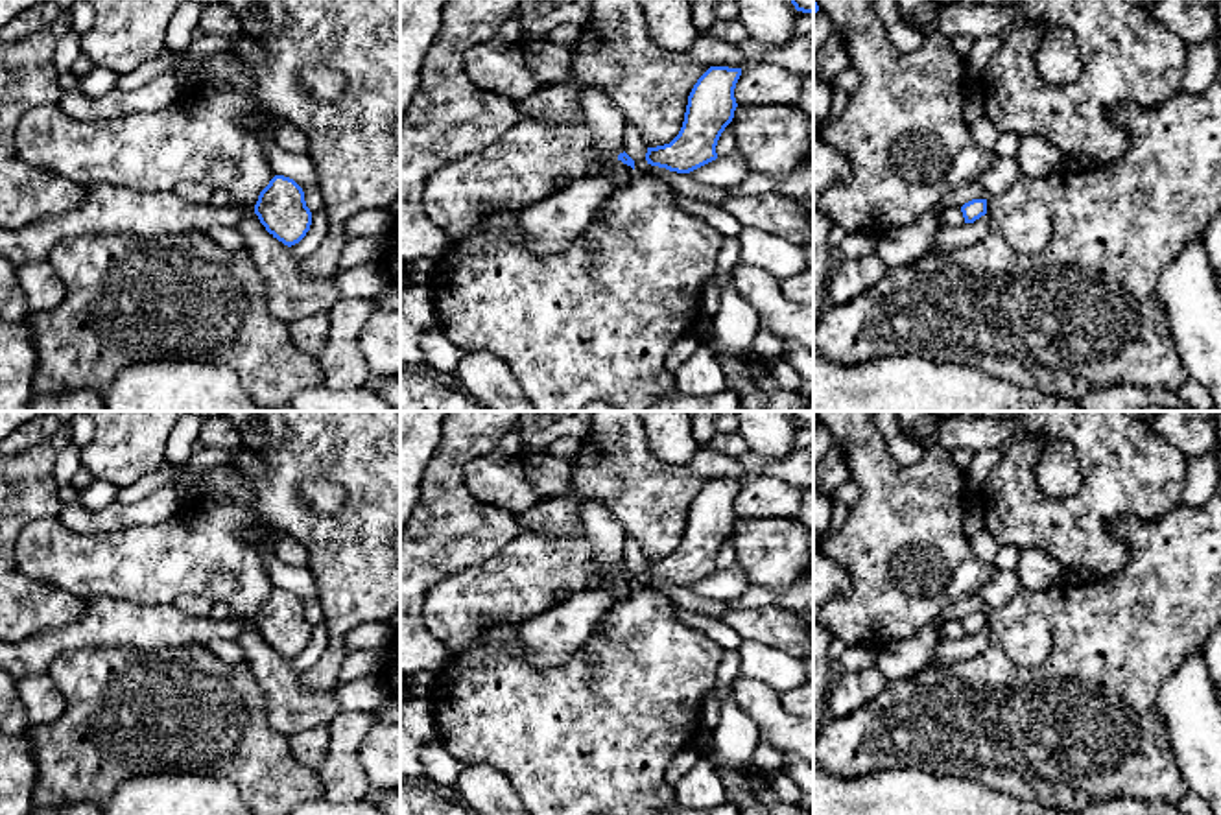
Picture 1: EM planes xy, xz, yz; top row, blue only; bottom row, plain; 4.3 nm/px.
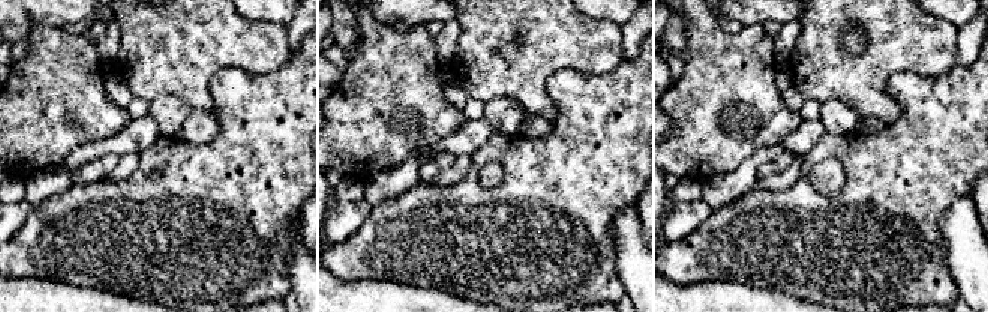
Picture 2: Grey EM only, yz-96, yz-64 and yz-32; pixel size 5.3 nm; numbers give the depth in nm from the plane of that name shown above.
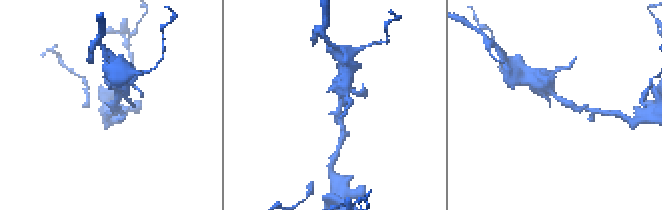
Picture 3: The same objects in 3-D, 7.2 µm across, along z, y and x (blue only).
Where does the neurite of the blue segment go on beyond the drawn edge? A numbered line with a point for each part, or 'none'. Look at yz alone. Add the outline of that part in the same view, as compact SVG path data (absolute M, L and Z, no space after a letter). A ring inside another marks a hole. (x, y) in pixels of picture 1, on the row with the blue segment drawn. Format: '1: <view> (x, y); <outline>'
1: yz (952, 216); M961 208L944 210L944 214L942 214L942 225L944 227L955 227L955 225L961 225L961 223L965 223Z

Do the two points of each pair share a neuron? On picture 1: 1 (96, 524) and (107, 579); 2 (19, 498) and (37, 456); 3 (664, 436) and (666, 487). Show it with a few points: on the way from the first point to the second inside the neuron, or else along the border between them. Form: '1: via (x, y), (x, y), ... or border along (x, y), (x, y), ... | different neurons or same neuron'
1: border along (58, 517), (76, 531), (118, 531), (141, 526) | different neurons
2: via (23, 487), (34, 467) | same neuron
3: border along (642, 430), (670, 463), (687, 463), (701, 445) | different neurons

